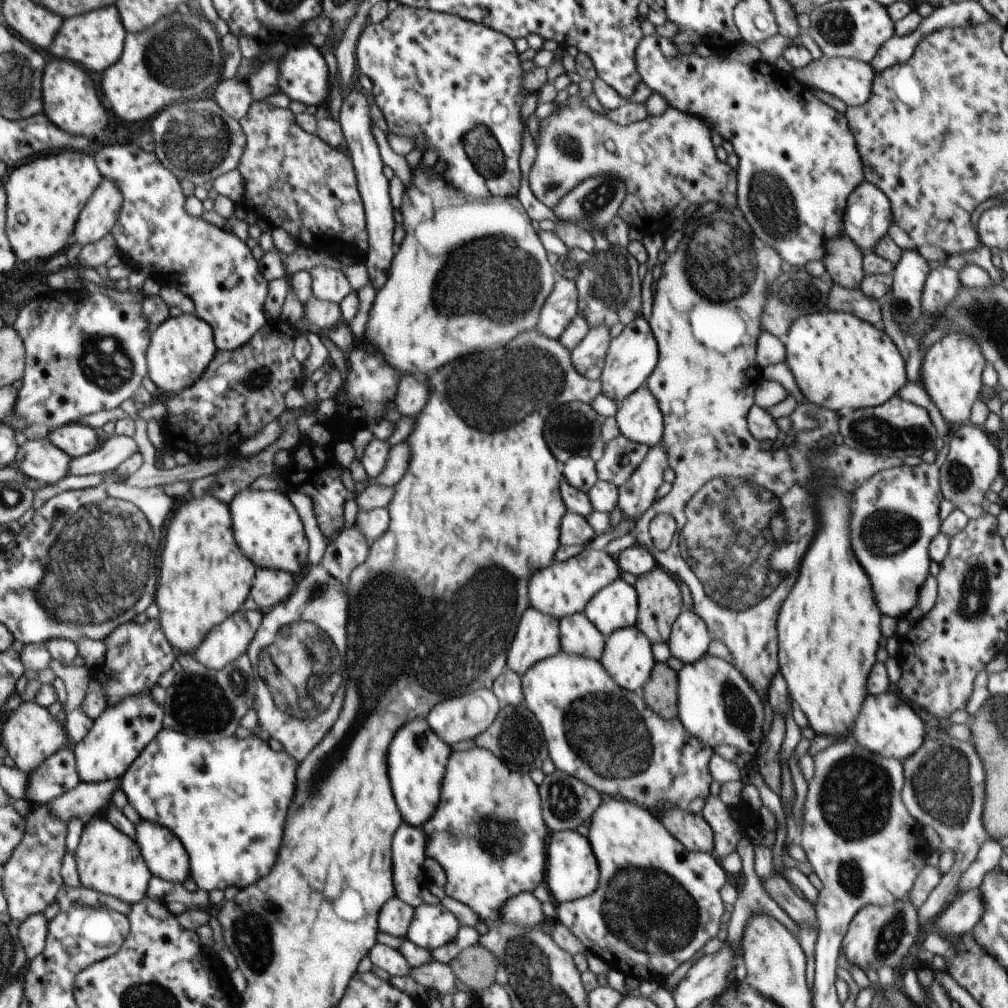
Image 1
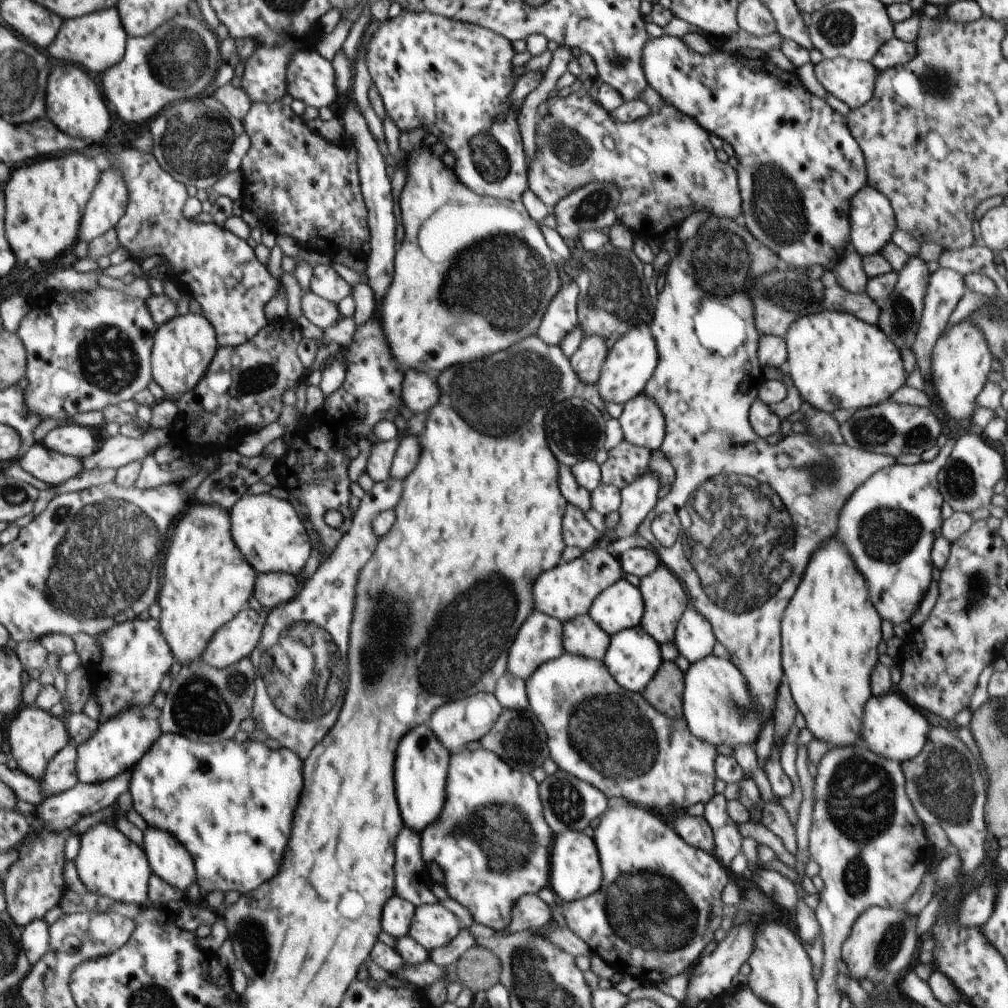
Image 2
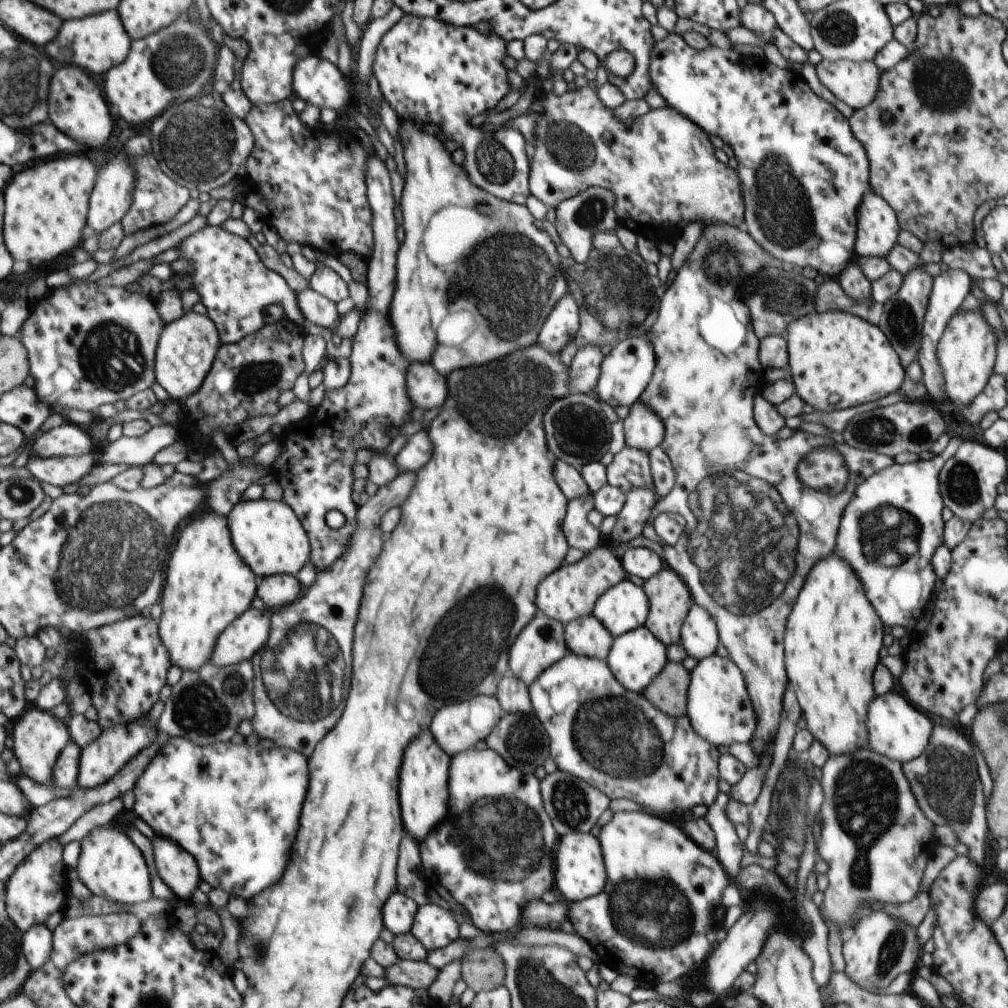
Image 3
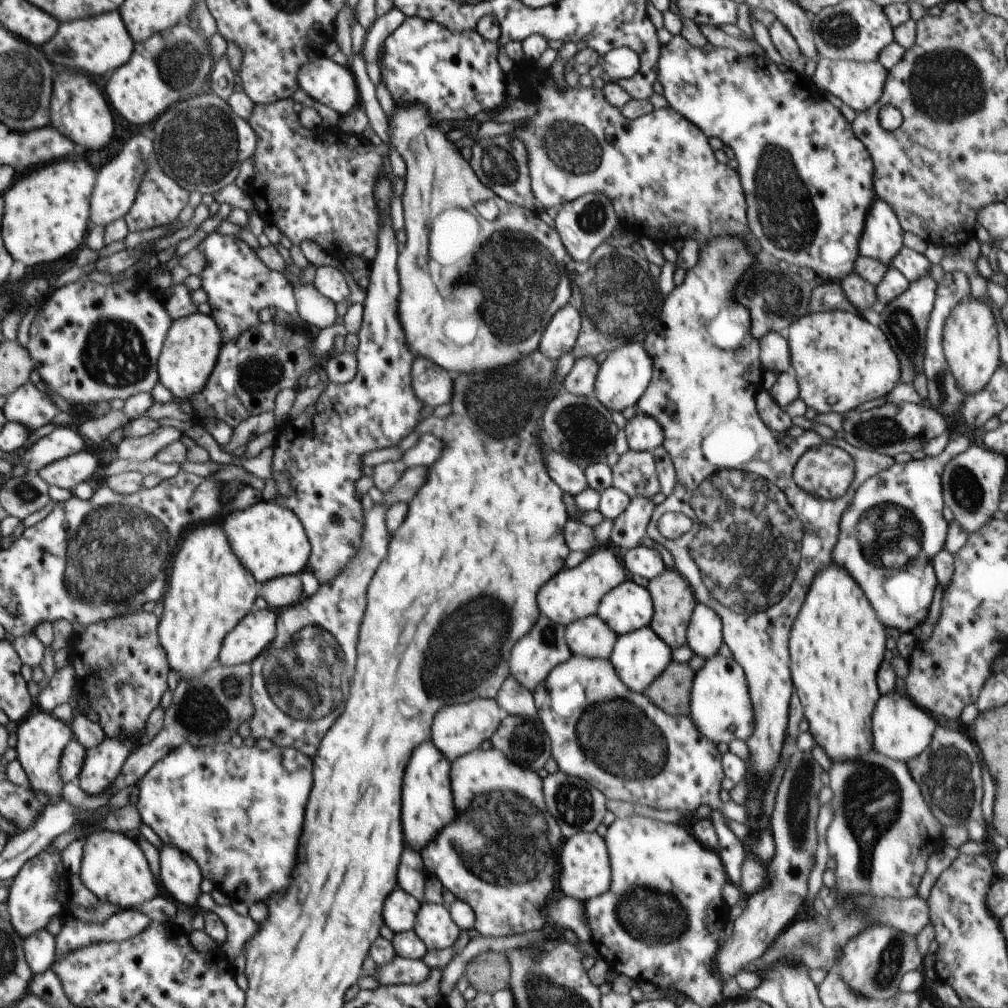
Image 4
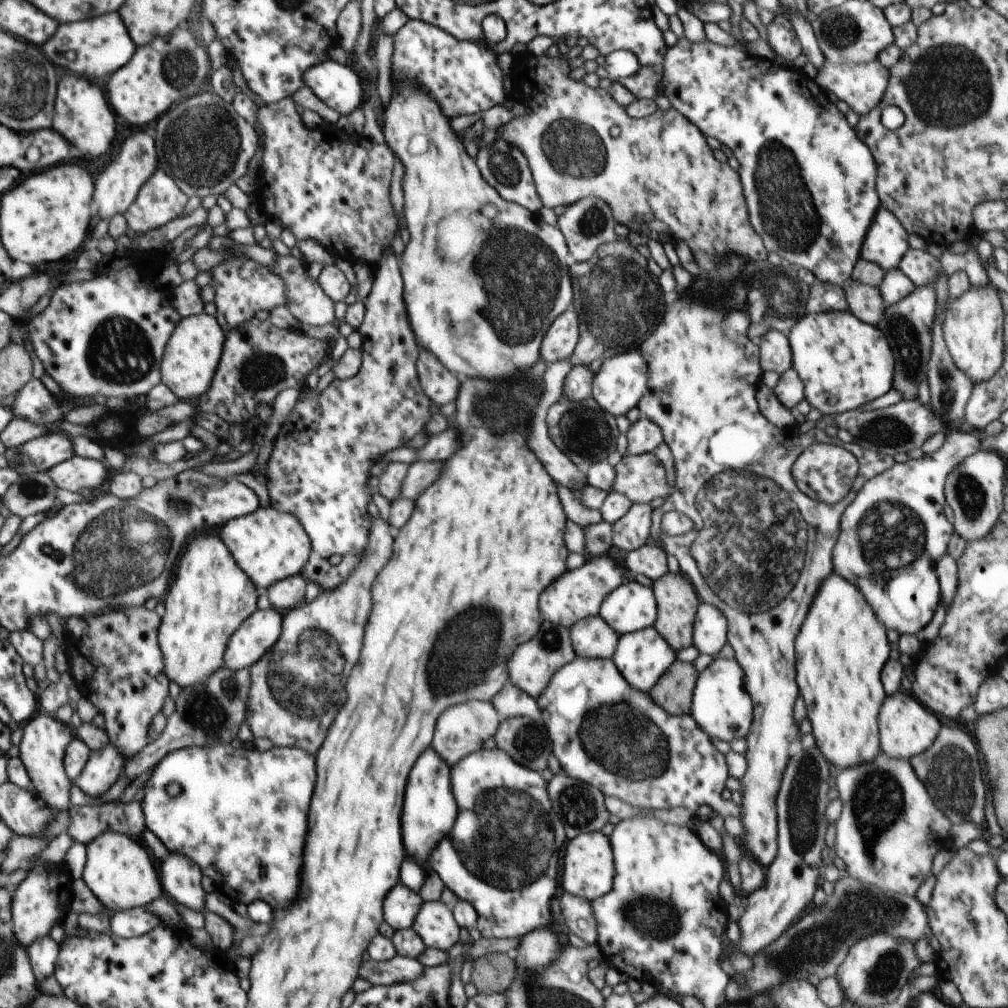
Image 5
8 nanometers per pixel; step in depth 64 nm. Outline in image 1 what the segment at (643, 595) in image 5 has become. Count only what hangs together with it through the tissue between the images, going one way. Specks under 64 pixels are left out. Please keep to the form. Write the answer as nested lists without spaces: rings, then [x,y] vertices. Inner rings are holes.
[[[618,578],[599,590],[583,613],[607,637],[615,630],[636,626],[638,605],[636,589]]]

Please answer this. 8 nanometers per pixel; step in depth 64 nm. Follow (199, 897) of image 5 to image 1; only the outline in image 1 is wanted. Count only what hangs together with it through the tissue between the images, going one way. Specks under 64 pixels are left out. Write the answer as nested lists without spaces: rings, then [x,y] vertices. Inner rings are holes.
[[[141,820],[135,827],[137,833],[134,840],[154,876],[168,883],[182,885],[186,882],[190,878],[191,864],[181,839],[169,828],[152,821]]]

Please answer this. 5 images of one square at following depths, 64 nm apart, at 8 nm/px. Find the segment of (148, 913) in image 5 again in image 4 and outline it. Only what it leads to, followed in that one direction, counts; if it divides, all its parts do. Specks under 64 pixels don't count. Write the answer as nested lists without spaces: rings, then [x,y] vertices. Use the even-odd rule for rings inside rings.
[[[122,909],[117,913],[114,913],[108,921],[105,923],[88,923],[84,921],[79,921],[74,918],[70,922],[64,923],[62,930],[58,935],[55,936],[56,943],[56,954],[57,958],[65,958],[65,954],[69,953],[71,950],[79,949],[80,947],[89,945],[93,942],[98,941],[112,941],[112,940],[126,940],[132,938],[140,932],[144,932],[146,928],[151,924],[152,920],[142,911],[137,911],[134,909]]]

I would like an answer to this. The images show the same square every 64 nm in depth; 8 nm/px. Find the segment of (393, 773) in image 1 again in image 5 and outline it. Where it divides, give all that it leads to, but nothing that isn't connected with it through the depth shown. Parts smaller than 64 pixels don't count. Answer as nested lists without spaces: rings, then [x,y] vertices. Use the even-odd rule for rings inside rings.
[[[430,746],[414,764],[410,772],[410,782],[406,788],[406,804],[404,804],[404,816],[402,816],[402,840],[404,840],[404,848],[408,852],[408,857],[426,867],[431,851],[444,837],[455,830],[456,820],[457,802],[452,790],[451,767]]]

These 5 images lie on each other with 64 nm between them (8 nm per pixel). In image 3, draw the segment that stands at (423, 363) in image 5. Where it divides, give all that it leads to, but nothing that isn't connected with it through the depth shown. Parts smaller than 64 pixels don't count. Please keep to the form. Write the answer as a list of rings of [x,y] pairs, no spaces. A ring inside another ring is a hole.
[[[411,363],[406,378],[407,393],[414,406],[428,411],[445,404],[449,393],[447,378],[431,364]]]

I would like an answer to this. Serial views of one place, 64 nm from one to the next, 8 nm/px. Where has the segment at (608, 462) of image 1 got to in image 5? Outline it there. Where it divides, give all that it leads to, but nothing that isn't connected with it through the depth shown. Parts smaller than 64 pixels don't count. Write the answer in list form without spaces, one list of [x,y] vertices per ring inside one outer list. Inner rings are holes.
[[[654,453],[623,455],[615,471],[617,475],[611,490],[626,496],[632,504],[649,504],[654,498],[666,498],[674,490],[668,483],[665,466]]]

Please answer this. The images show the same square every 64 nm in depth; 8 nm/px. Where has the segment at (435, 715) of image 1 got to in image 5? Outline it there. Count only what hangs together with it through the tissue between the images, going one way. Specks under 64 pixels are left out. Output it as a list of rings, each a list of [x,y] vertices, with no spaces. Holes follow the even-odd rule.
[[[471,700],[452,706],[438,717],[431,747],[449,767],[454,766],[465,756],[479,751],[482,744],[496,734],[500,719],[499,712],[490,701]]]

